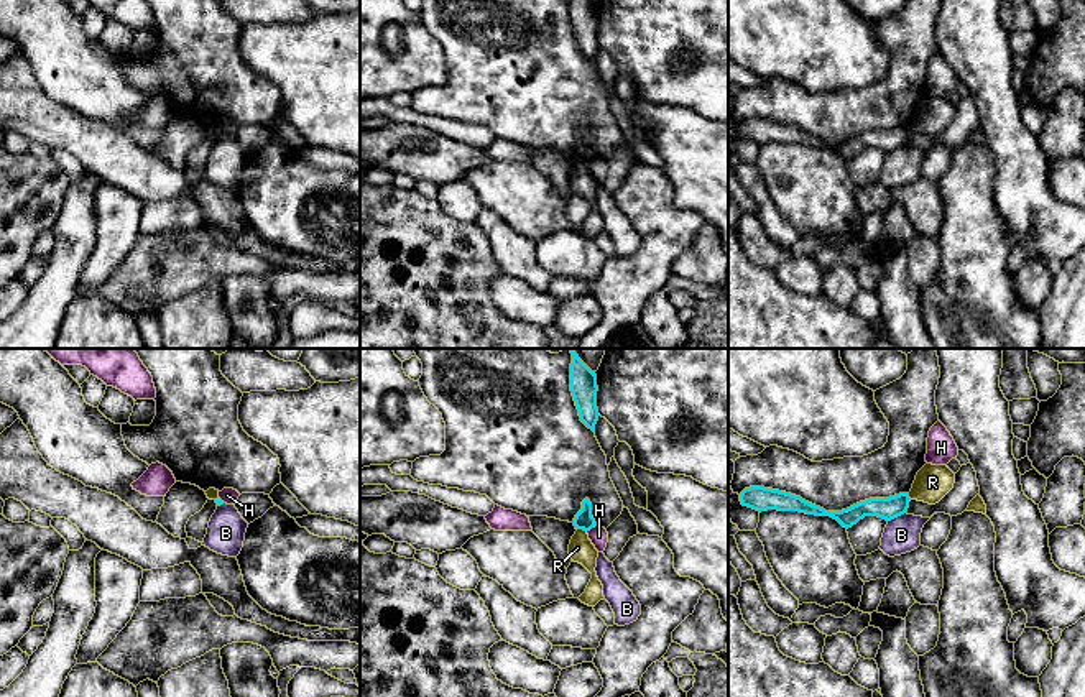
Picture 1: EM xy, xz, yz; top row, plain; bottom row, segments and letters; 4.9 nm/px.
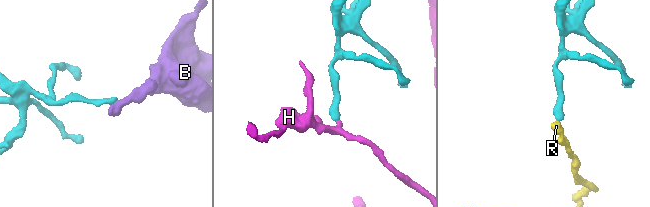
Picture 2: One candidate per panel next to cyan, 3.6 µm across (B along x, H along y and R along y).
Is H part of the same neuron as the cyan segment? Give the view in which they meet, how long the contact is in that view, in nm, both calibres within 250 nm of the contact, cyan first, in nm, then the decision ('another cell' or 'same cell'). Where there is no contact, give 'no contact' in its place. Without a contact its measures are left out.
contact in xz; length 60 nm; calibres 90 and 90 nm; another cell

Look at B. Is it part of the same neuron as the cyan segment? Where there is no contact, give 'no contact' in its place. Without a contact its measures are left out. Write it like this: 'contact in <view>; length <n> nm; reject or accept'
contact in yz; length 110 nm; reject

